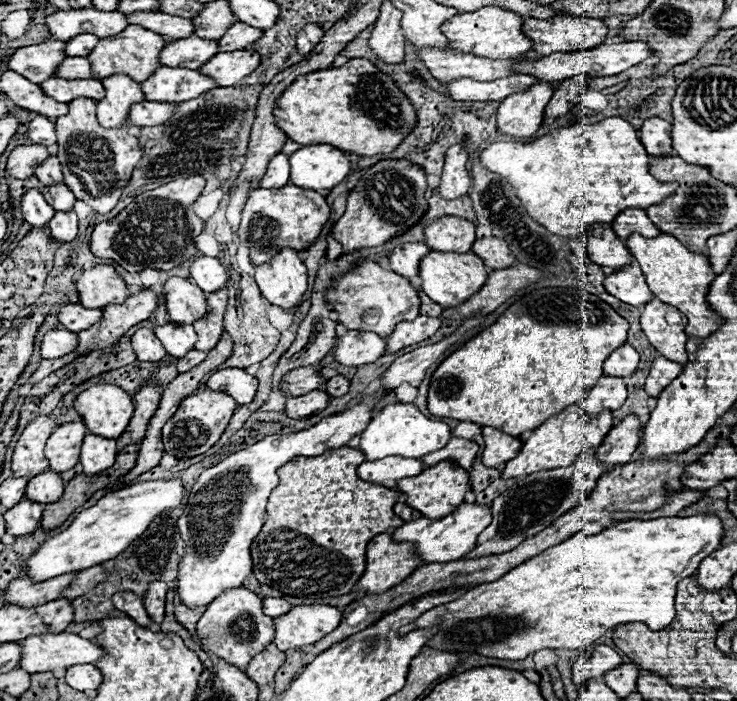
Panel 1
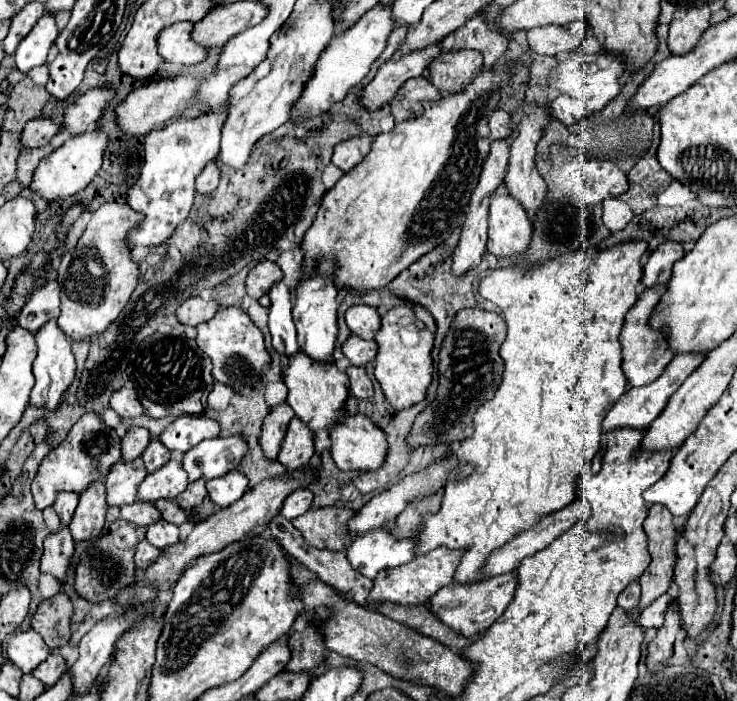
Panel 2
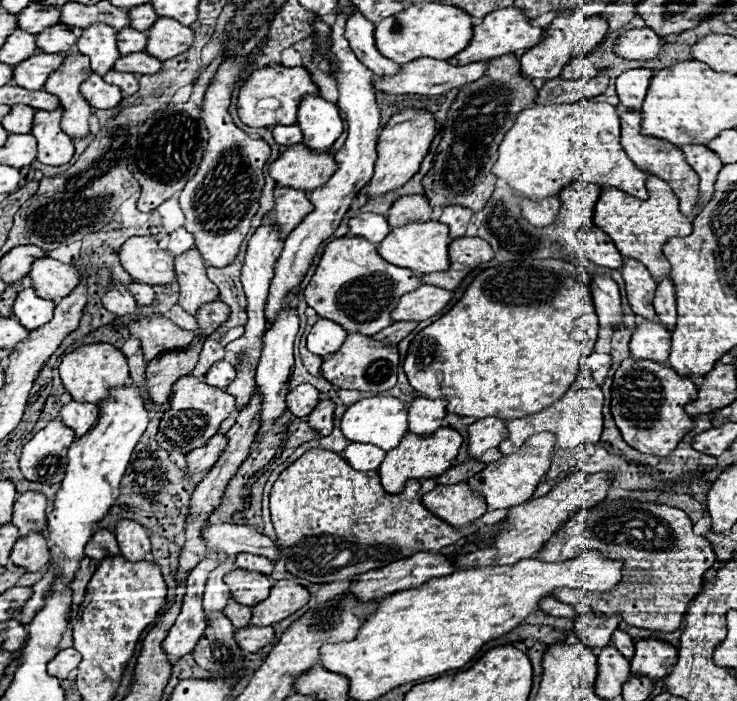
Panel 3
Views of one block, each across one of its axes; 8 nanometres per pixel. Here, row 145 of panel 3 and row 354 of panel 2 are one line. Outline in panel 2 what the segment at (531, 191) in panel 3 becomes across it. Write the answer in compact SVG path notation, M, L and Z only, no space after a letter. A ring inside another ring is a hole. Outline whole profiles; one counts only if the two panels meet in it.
M632 240L632 242L626 242L626 244L616 244L612 248L606 248L606 250L600 250L596 252L594 256L586 256L586 252L570 252L570 254L562 254L554 260L546 260L544 264L536 266L536 268L530 268L530 270L522 270L518 266L510 266L510 268L500 268L500 270L492 270L482 282L480 282L480 294L494 302L496 306L502 308L504 312L504 320L506 320L506 326L508 326L508 334L506 334L506 340L504 344L500 346L500 356L504 358L504 374L502 374L502 384L498 386L494 398L490 398L486 404L482 404L476 414L474 414L474 426L476 426L476 432L472 438L464 440L462 444L458 444L456 448L456 456L458 456L458 462L460 464L472 464L474 466L474 472L466 478L456 478L452 476L444 488L444 498L442 498L442 504L440 504L440 510L436 514L426 514L424 516L424 522L422 522L422 528L420 528L420 536L418 536L418 546L416 546L416 554L426 554L434 548L452 548L452 550L460 550L462 552L462 562L454 574L454 580L460 582L460 584L474 584L474 582L484 582L488 580L490 576L484 574L484 564L490 556L492 550L496 548L502 548L502 544L510 542L514 536L518 536L518 532L524 532L526 528L532 528L534 524L538 524L538 520L542 520L542 516L548 516L550 512L558 512L560 508L568 506L578 490L580 490L580 478L584 474L590 474L590 466L592 466L592 458L594 458L594 452L598 452L602 448L602 420L606 416L606 410L614 406L614 402L618 400L618 396L622 396L622 392L628 390L628 382L626 382L626 376L620 368L622 364L622 356L620 356L620 342L618 342L618 336L620 336L620 328L622 328L622 322L624 322L624 316L626 312L634 306L634 302L638 300L638 284L640 284L640 278L642 278L642 256L646 254L648 250L648 244L642 240Z

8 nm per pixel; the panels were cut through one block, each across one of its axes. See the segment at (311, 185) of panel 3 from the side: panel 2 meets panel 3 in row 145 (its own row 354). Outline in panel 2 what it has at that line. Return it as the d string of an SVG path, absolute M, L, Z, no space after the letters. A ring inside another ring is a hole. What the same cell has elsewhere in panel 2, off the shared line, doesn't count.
M298 352L290 356L290 364L284 372L284 384L288 386L286 404L294 410L294 414L308 424L312 430L330 430L348 416L346 400L350 396L350 382L344 372L336 368L336 364L318 364L306 354Z

